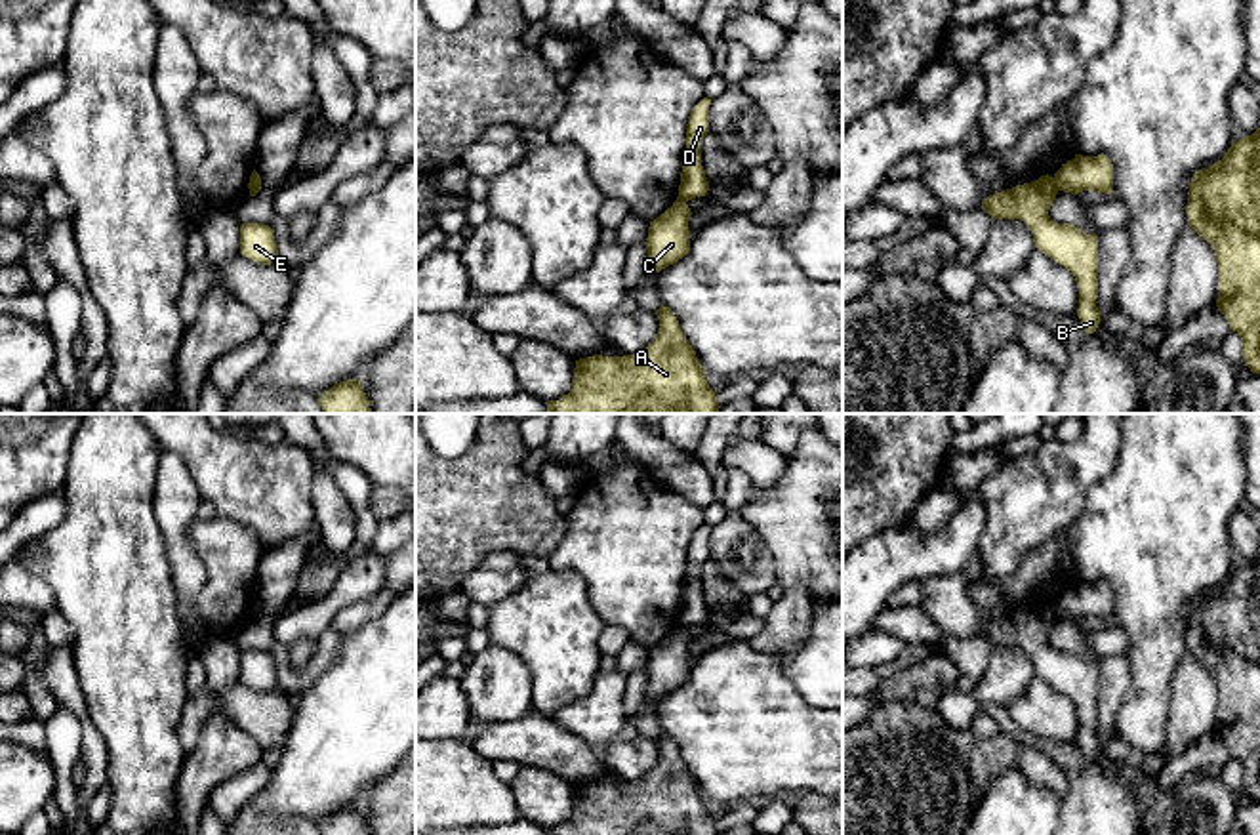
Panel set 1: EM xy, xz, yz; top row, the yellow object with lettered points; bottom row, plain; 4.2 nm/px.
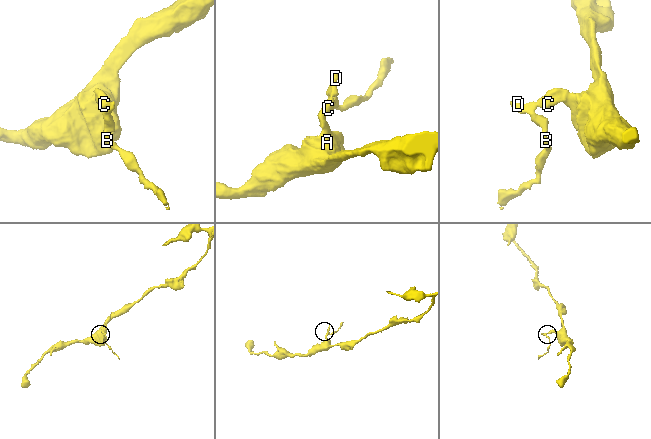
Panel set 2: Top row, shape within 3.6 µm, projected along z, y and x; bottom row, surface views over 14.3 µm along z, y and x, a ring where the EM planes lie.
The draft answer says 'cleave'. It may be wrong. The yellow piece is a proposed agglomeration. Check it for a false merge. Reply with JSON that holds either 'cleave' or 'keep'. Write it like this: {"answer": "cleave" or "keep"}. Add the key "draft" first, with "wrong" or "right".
{"draft": "right", "answer": "cleave"}

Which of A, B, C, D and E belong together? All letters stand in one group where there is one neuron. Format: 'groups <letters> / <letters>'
groups A C / B D E

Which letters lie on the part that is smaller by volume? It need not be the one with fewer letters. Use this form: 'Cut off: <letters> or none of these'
Cut off: B, D, E

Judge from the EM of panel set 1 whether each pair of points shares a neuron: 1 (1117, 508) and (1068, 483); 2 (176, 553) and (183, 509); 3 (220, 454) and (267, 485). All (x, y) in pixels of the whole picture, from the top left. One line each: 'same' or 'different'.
1: different
2: same
3: same

